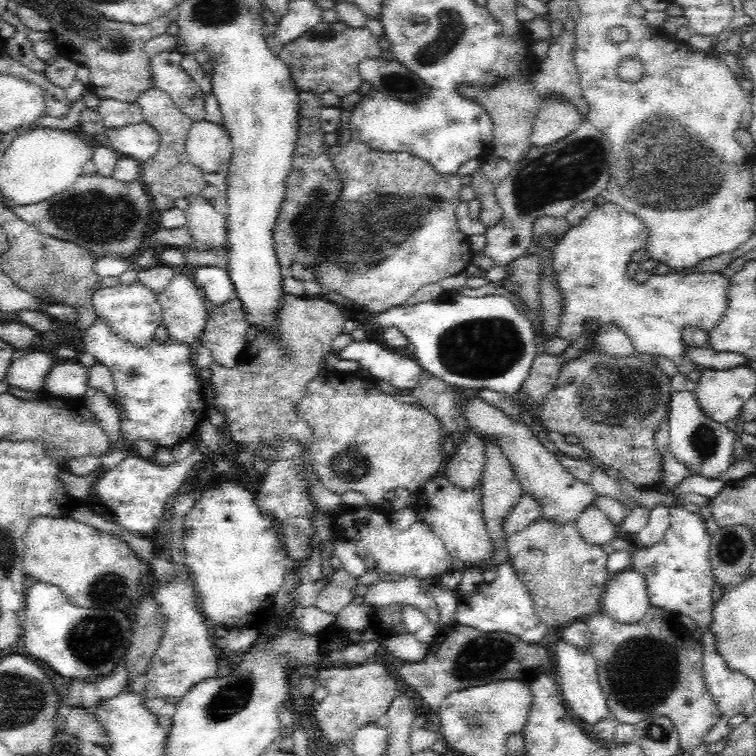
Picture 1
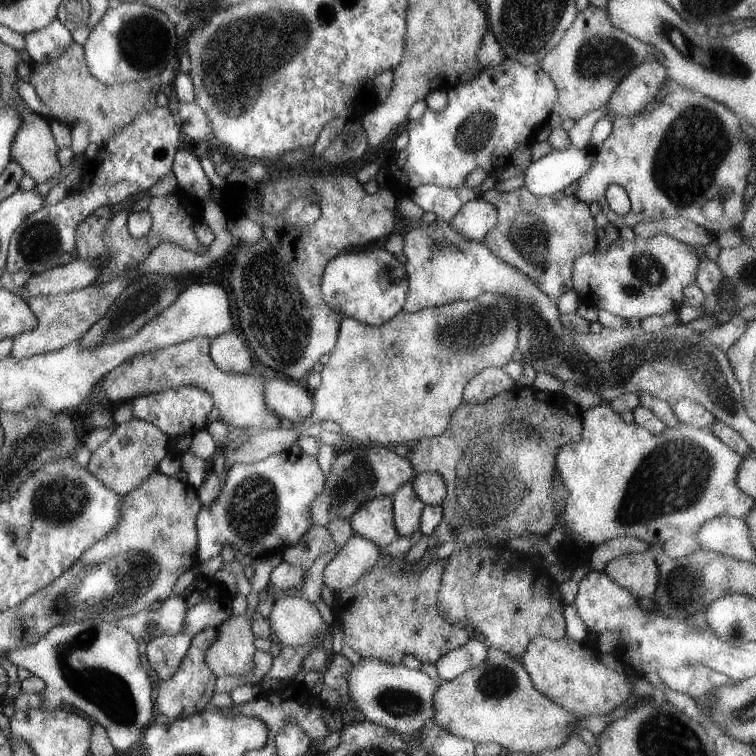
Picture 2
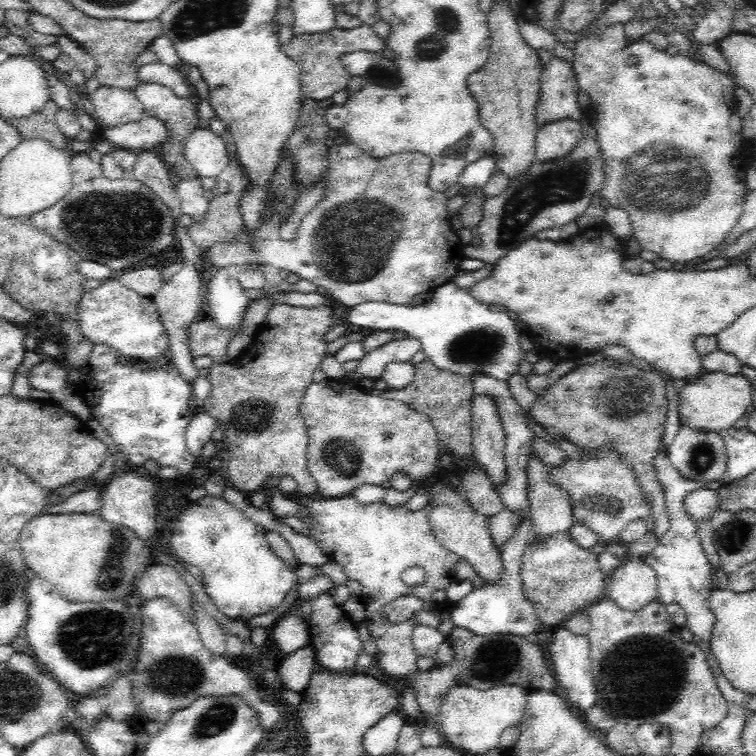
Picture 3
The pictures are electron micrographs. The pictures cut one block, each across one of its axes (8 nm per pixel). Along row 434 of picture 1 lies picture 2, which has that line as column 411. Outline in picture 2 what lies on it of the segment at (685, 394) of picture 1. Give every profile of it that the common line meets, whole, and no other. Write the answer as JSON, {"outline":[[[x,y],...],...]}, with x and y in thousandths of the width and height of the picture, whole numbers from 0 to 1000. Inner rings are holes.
{"outline":[[[478,869],[471,881],[466,880],[459,897],[462,921],[479,939],[484,952],[526,968],[536,976],[556,972],[560,960],[571,955],[573,921],[585,903],[582,897],[571,897],[556,885],[541,885],[532,877],[517,880],[487,869]]]}

